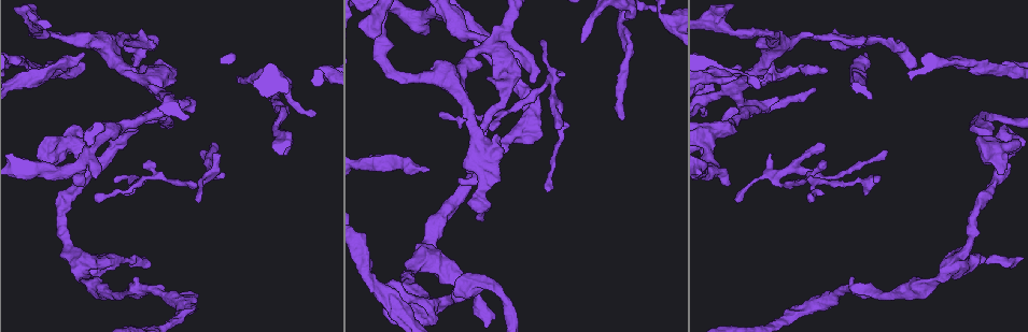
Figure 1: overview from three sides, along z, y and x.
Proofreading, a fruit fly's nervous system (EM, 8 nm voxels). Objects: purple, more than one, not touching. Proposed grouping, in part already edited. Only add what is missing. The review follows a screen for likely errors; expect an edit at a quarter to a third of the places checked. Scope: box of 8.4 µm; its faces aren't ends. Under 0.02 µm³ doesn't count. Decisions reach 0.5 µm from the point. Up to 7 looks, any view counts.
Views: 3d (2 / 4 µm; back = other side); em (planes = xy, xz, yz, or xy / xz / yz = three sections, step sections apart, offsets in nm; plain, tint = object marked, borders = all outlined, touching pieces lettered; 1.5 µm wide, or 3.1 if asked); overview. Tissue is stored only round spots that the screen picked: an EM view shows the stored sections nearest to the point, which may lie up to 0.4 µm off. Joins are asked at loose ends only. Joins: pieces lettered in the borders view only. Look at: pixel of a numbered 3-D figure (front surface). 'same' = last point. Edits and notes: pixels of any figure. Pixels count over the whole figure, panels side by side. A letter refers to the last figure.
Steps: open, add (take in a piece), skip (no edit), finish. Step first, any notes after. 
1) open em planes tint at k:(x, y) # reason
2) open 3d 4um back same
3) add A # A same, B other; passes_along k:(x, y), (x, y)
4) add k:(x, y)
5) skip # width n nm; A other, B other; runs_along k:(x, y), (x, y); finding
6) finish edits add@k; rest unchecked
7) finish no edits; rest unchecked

open 3d 2um back at 1:(423, 32) # branch stops here

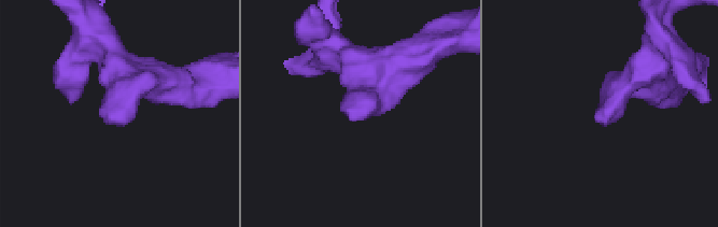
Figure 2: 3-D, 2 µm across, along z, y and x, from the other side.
open em planes tint at 2:(352, 115)

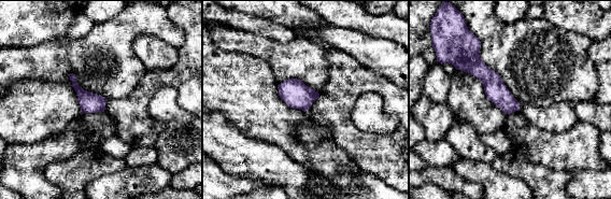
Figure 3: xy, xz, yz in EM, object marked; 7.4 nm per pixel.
open em planes borders same

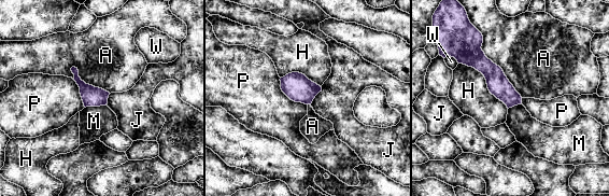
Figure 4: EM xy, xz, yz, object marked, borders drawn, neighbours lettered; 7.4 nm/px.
skip # A other, H other, J other, M other, P other, W other; runs_along 4:(473, 46), (473, 55), (518, 101); no lettered piece goes on from it

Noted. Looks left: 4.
open 3d 4um at 1:(813, 89) # end of a long branch

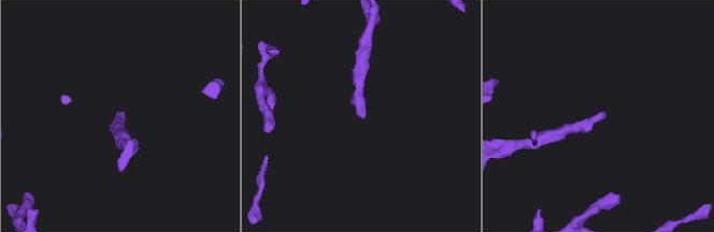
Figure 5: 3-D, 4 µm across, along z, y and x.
open em planes borders at 5:(124, 113) # need the tissue

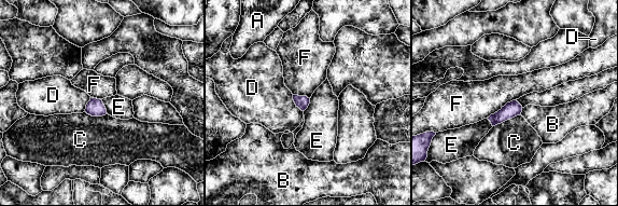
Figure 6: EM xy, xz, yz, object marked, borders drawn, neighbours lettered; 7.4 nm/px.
skip # longest_contact F 240 nm; A other, B other, C other, D other, E other, F other; border 6:(100, 99), (108, 113); no lettered piece goes on from it

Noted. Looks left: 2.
open em xy step 8 tint at 1:(83, 53)

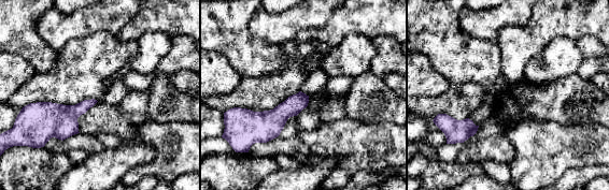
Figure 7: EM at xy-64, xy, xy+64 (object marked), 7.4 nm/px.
open em planes borders same # another direction

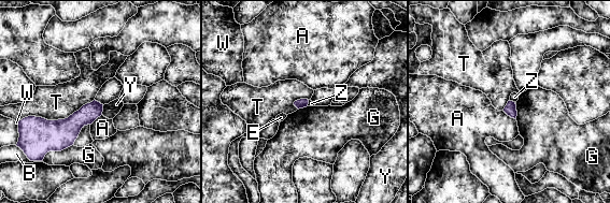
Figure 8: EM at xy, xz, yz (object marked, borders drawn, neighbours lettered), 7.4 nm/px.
skip # A other, B other, E other, G other, T other, W other, Y other, Z other; border 8:(95, 99), (103, 104); no lettered piece goes on from it

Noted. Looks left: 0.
finish no edits; rest unchecked

